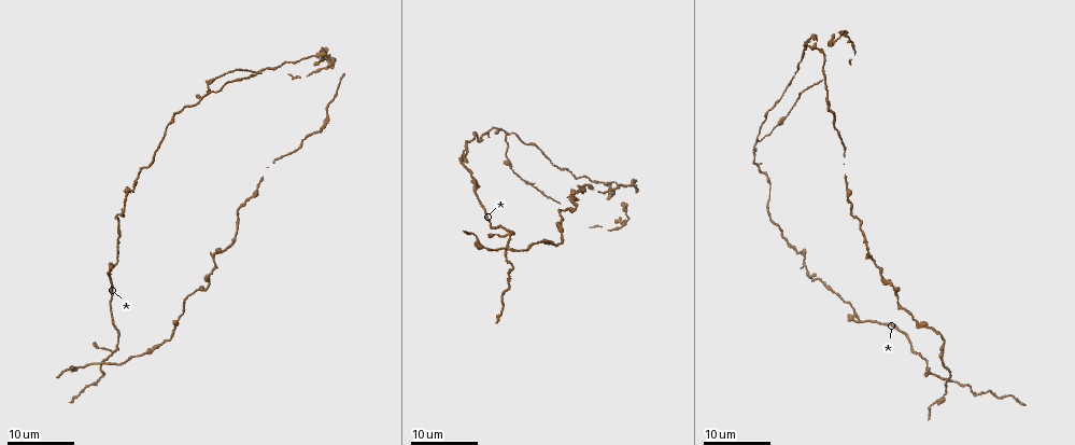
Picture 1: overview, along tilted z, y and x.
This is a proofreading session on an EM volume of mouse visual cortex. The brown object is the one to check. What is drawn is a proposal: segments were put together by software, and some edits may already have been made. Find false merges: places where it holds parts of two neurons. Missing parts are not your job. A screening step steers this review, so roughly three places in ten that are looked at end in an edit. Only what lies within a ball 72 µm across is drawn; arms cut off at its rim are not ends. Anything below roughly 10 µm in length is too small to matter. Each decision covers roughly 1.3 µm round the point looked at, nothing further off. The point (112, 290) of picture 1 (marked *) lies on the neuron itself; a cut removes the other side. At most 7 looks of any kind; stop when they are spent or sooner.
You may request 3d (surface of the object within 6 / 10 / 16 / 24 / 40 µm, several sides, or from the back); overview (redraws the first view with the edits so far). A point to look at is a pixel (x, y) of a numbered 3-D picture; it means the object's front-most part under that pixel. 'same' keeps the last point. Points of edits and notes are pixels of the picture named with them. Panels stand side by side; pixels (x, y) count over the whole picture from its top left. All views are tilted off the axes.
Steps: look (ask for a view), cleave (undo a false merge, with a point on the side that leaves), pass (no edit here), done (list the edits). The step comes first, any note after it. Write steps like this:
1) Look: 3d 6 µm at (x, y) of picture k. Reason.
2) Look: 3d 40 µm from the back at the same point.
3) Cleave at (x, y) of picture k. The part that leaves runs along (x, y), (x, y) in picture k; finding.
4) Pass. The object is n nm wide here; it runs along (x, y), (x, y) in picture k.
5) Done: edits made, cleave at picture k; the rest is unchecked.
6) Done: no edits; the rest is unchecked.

Look: 3d 24 µm at (578, 204) of picture 1. Narrows sharply.

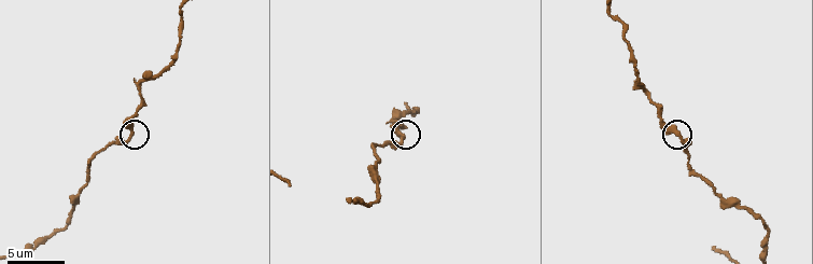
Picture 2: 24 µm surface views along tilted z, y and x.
Look: 3d 6 µm at (401, 138) of picture 2.

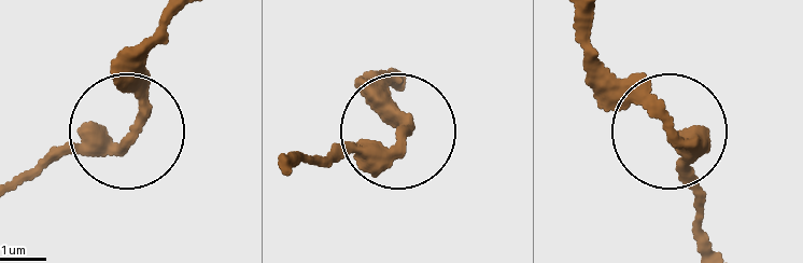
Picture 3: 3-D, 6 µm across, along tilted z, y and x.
Pass. It runs along (17, 187), (129, 125), (163, 18) in picture 3; one neuron here.

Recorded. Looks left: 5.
Look: 3d 24 µm at (106, 361) of picture 1. Four-way junction.

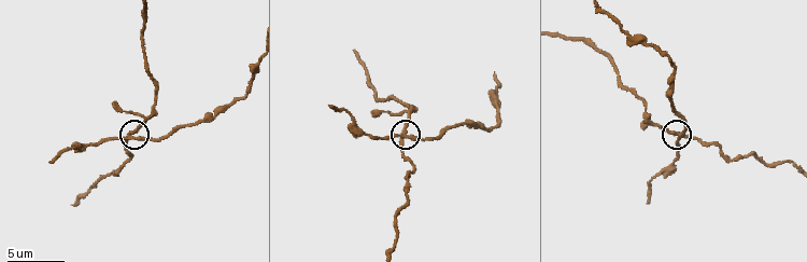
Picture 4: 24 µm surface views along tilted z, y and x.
Look: 3d 10 µm at (132, 139) of picture 4.

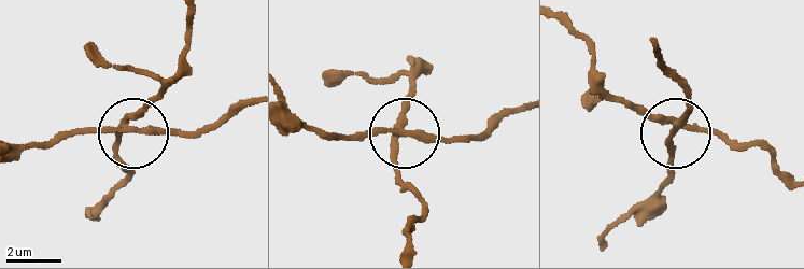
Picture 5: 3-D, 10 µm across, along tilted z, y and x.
Pass. It runs along (188, 18), (180, 65), (112, 151) in picture 5; all the same neuron.

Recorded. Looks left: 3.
Look: 3d 24 µm at (507, 137) of picture 1. Side arm on a straight run.

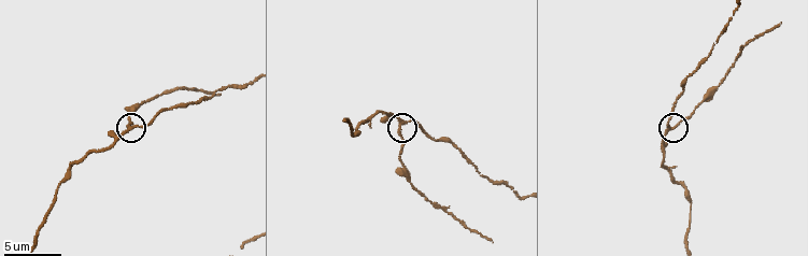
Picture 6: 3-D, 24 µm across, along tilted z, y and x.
Look: 3d 6 µm at (129, 127) of picture 6.

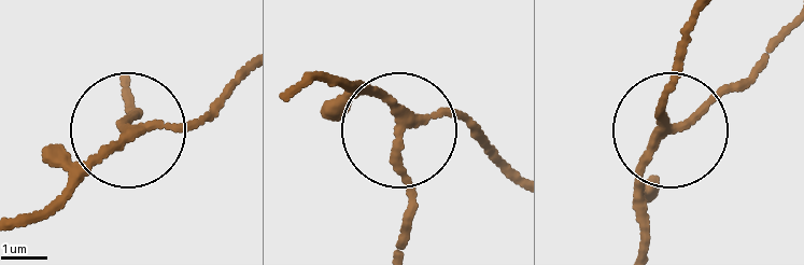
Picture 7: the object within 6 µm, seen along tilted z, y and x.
Pass. 3 arms meet here; it runs along (19, 220), (128, 135), (121, 89) in picture 7; all the same neuron.

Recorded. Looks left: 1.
Done: no edits; the rest is unchecked.

